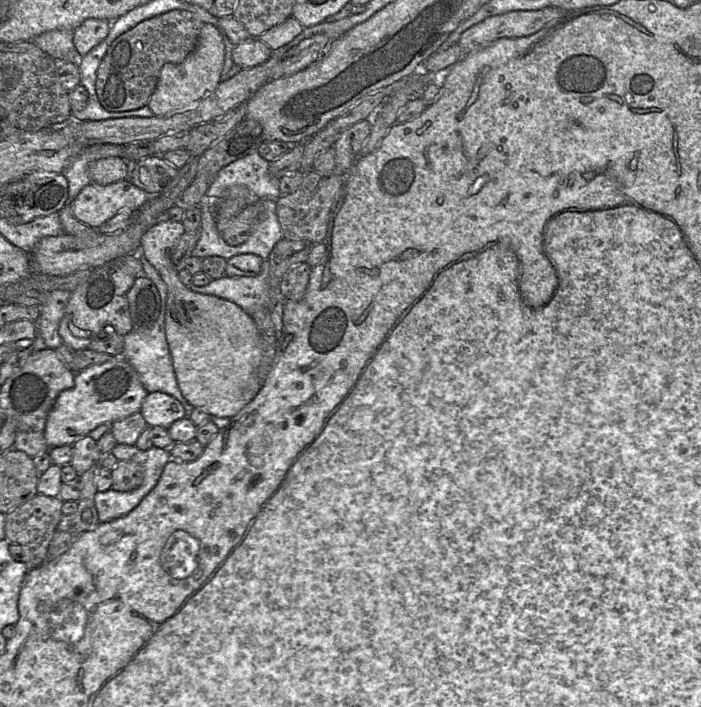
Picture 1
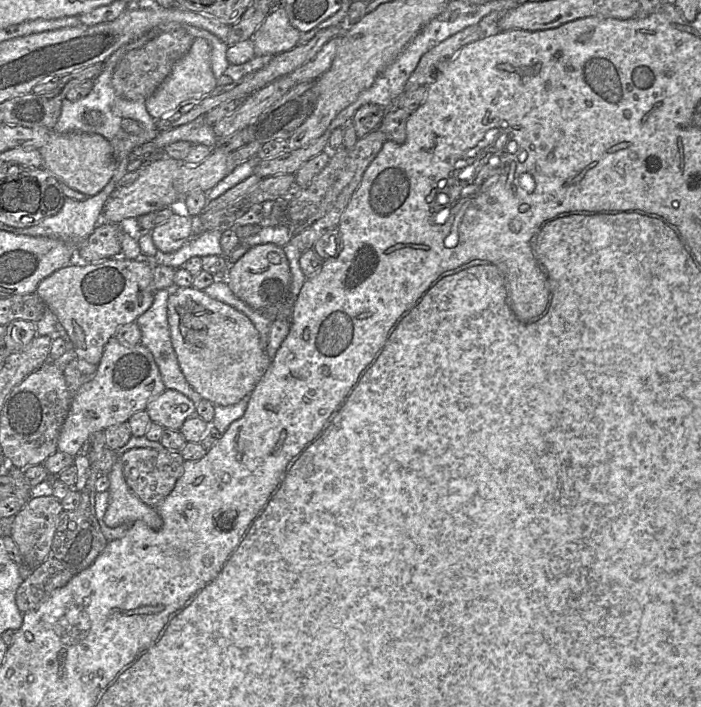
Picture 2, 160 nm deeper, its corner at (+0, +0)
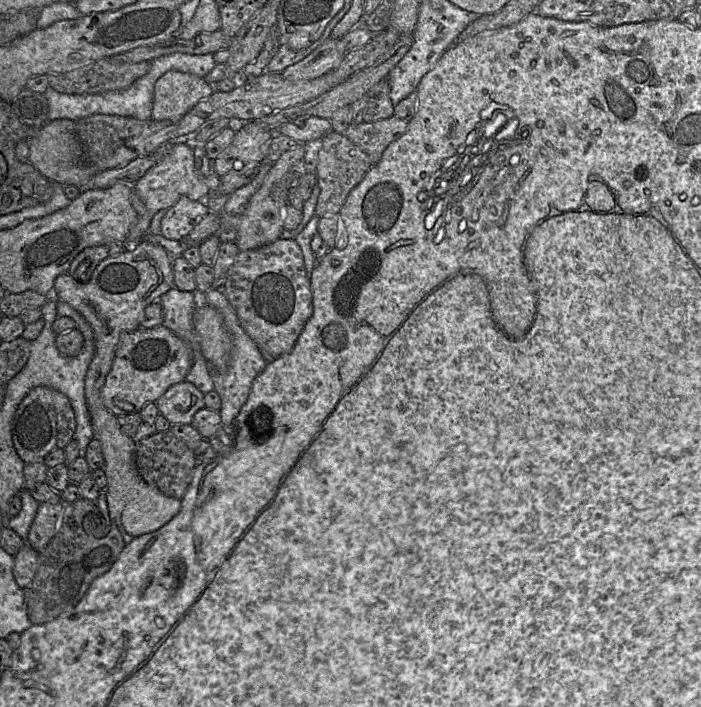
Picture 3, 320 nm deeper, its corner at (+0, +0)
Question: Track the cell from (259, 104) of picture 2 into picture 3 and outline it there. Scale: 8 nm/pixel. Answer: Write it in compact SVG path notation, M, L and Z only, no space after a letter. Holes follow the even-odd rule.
M328 38L305 59L290 65L281 75L290 81L311 80L336 70L347 53L343 40Z

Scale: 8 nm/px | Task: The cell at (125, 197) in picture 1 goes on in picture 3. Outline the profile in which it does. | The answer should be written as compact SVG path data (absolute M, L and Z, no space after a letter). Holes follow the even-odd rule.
M176 141L169 152L134 183L132 189L145 203L147 212L138 216L136 223L131 227L126 239L127 250L136 247L143 240L153 216L159 210L169 209L182 197L197 201L205 200L210 195L210 186L199 178L194 166L193 148L186 141Z

